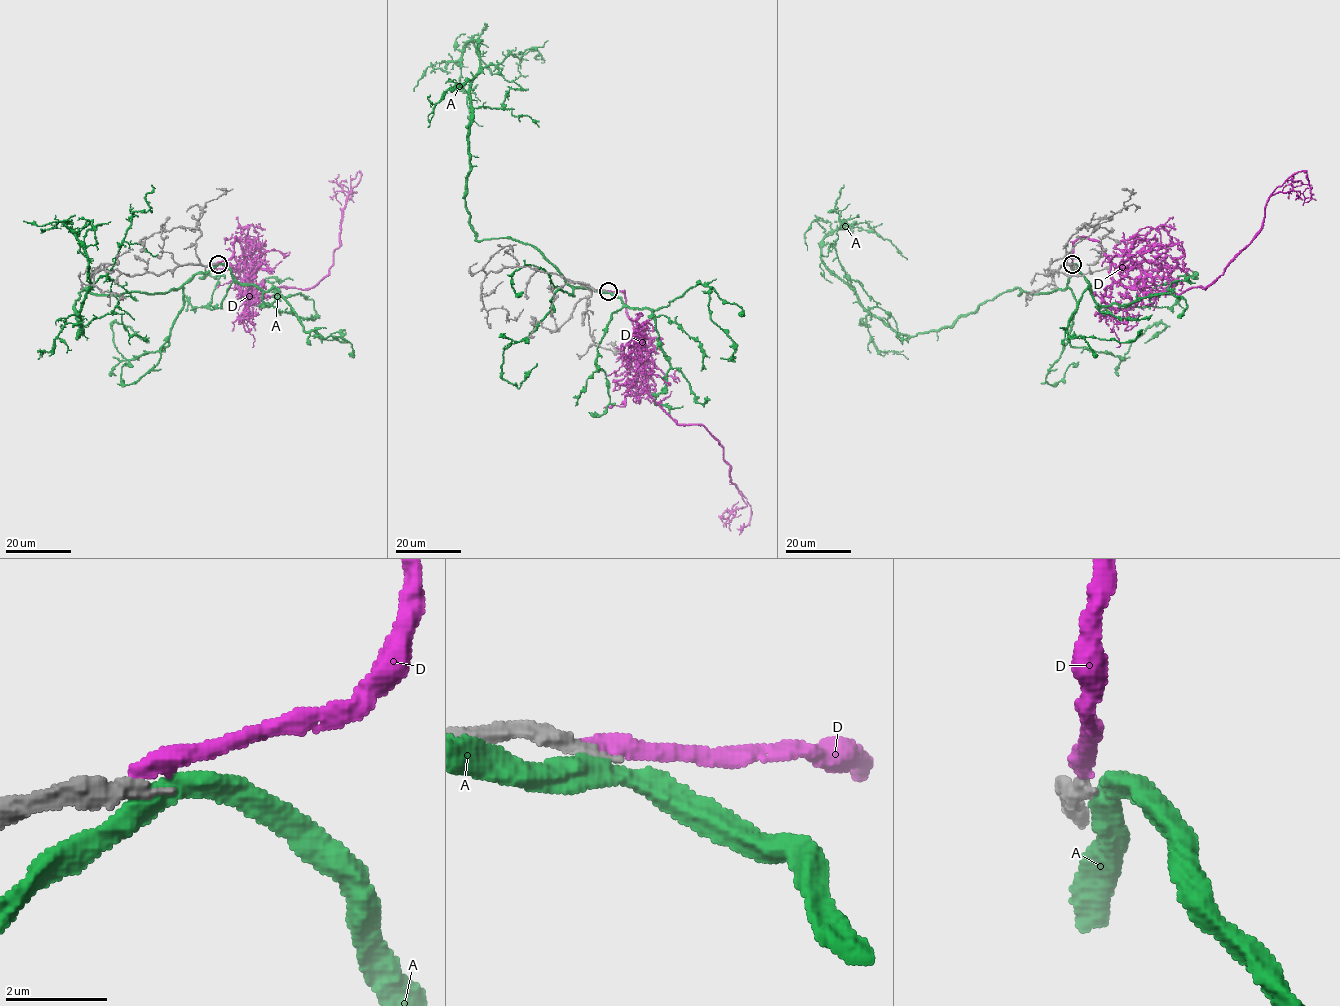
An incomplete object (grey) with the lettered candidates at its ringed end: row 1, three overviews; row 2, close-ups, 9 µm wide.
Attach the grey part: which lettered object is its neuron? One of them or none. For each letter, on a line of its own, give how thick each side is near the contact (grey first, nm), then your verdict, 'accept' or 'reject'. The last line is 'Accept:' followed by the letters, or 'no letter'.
A: 360/380 nm | reject
D: 380/320 nm | reject
Accept: no letter

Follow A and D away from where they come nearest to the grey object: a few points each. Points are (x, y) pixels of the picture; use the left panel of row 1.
A: (216, 264), (166, 292), (85, 288), (75, 302), (78, 336), (89, 271), (70, 227), (79, 251), (92, 258)
D: (216, 263), (232, 255), (235, 237), (254, 294), (312, 288), (333, 261), (360, 171), (354, 202)

